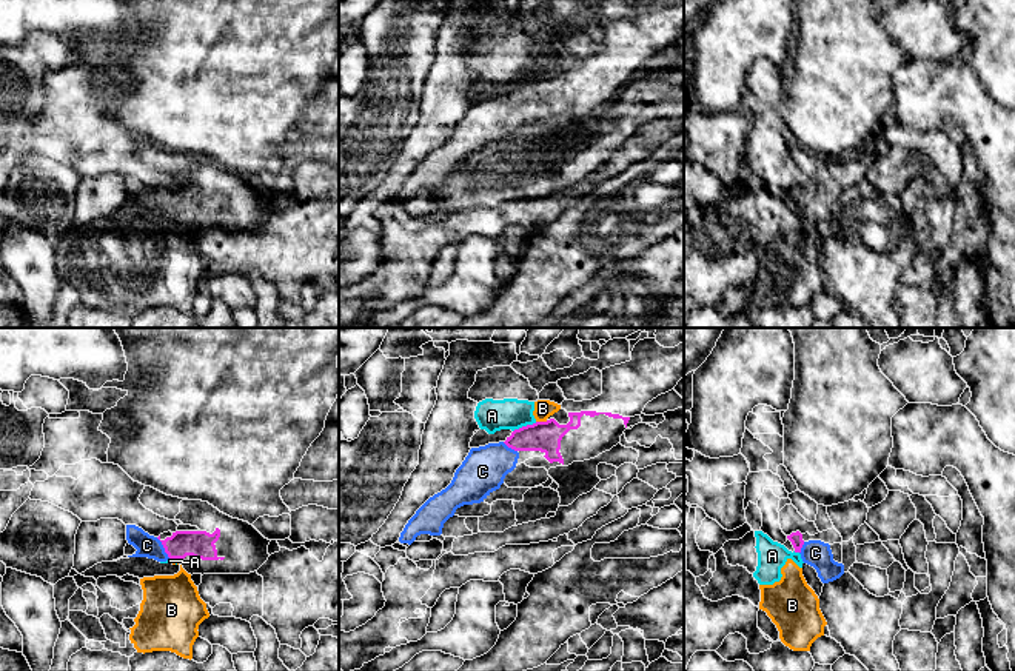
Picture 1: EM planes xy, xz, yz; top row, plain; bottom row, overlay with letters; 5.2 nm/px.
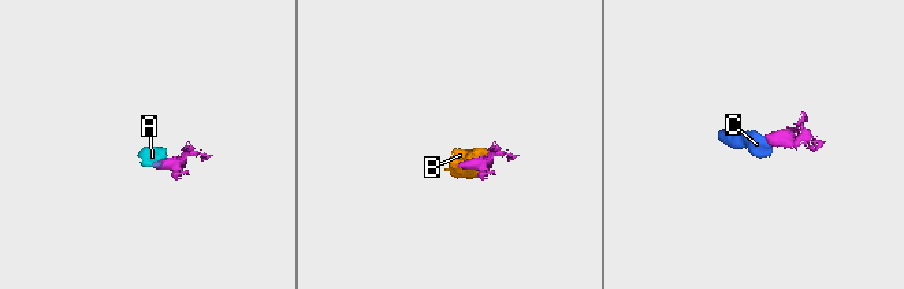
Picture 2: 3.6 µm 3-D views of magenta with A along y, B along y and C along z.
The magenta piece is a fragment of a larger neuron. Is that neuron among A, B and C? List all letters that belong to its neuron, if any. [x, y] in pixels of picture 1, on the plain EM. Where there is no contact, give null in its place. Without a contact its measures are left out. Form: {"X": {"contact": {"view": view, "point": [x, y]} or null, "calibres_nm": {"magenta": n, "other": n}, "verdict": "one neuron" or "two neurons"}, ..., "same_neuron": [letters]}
{"A": {"contact": {"view": "xz", "point": [524, 82]}, "calibres_nm": {"magenta": 160, "other": 160}, "verdict": "two neurons"}, "B": {"contact": {"view": "xz", "point": [541, 77]}, "calibres_nm": {"magenta": 160, "other": 100}, "verdict": "two neurons"}, "C": {"contact": {"view": "xy", "point": [164, 202]}, "calibres_nm": {"magenta": 140, "other": 120}, "verdict": "one neuron"}, "same_neuron": ["C"]}

